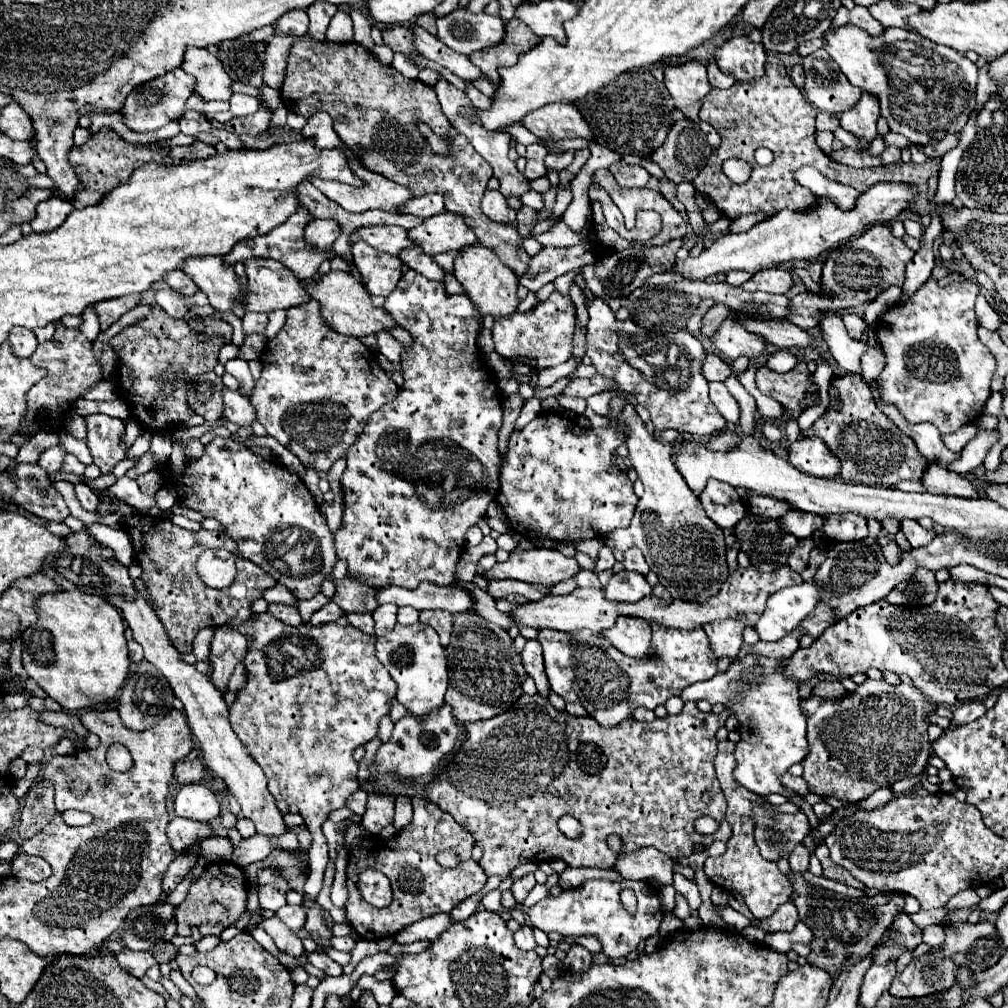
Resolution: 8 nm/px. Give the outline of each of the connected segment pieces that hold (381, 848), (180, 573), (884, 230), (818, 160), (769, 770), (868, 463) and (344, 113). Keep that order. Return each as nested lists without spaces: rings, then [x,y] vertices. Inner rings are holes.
[[[413,797],[411,805],[413,805],[413,821],[401,831],[397,831],[391,839],[381,839],[379,835],[373,835],[373,839],[367,837],[359,843],[357,849],[349,851],[349,865],[347,865],[349,899],[345,911],[349,923],[363,939],[393,937],[395,933],[413,925],[415,921],[421,921],[437,913],[449,913],[459,901],[463,901],[469,895],[475,895],[487,883],[485,871],[477,861],[471,859],[473,837],[469,835],[469,831],[463,829],[449,813],[441,811],[435,803],[429,803],[423,797]],[[449,847],[455,849],[461,857],[461,863],[455,869],[445,869],[435,861],[435,855]],[[365,867],[375,867],[389,877],[393,885],[393,903],[389,907],[377,909],[359,895],[355,881],[357,873]]]
[[[129,513],[121,521],[121,529],[129,535],[133,545],[133,557],[143,569],[143,583],[147,587],[147,593],[155,605],[155,611],[165,625],[175,649],[179,653],[191,653],[193,651],[193,639],[195,635],[213,625],[213,619],[217,619],[219,625],[227,625],[231,621],[243,623],[251,617],[251,603],[263,595],[265,589],[275,585],[275,579],[263,571],[261,567],[255,567],[255,563],[243,559],[237,551],[235,541],[217,531],[187,531],[177,525],[173,525],[169,519],[163,517],[151,517],[145,513]],[[209,547],[221,547],[227,549],[237,557],[237,575],[229,589],[211,589],[207,587],[195,573],[195,561],[201,551]]]
[[[873,225],[861,237],[857,237],[855,241],[847,241],[843,247],[831,251],[831,255],[827,257],[821,281],[821,287],[827,291],[827,295],[815,295],[811,291],[795,295],[785,319],[801,329],[813,329],[815,325],[819,325],[821,311],[839,311],[869,303],[891,285],[903,285],[905,265],[911,261],[913,255],[915,253],[901,239],[895,239],[891,235],[889,227]]]
[[[769,53],[767,57],[767,69],[765,75],[751,81],[737,81],[729,89],[711,89],[705,99],[699,113],[701,121],[707,121],[715,127],[715,131],[721,135],[721,145],[713,155],[709,157],[705,169],[695,179],[695,189],[701,193],[707,193],[713,205],[721,209],[723,215],[737,219],[745,213],[769,213],[775,215],[783,209],[791,211],[803,211],[815,205],[817,195],[811,195],[811,191],[799,187],[793,179],[793,171],[801,165],[813,165],[829,179],[835,179],[843,185],[853,185],[857,191],[867,191],[873,183],[879,181],[897,181],[897,183],[913,183],[919,187],[919,199],[913,205],[913,209],[921,215],[925,211],[935,213],[937,205],[933,201],[927,201],[927,179],[931,175],[939,173],[939,161],[927,159],[925,163],[893,163],[893,165],[881,165],[873,169],[851,169],[847,165],[835,163],[829,159],[815,143],[815,107],[807,103],[803,93],[791,83],[791,77],[787,75],[781,59],[775,53]],[[757,147],[767,147],[773,151],[775,159],[771,165],[763,167],[757,165],[753,159],[753,151]],[[725,159],[745,159],[753,165],[751,179],[745,185],[733,185],[721,165]]]
[[[749,655],[747,659],[739,661],[739,663],[731,663],[729,671],[727,673],[717,673],[713,679],[709,681],[699,681],[699,683],[693,683],[691,687],[685,687],[681,691],[681,699],[683,701],[709,701],[711,705],[715,703],[723,703],[727,709],[733,709],[735,717],[739,719],[739,733],[741,733],[741,741],[737,743],[737,749],[735,749],[735,757],[737,757],[737,769],[735,769],[735,779],[749,791],[757,793],[757,795],[769,795],[769,793],[783,793],[783,795],[789,795],[789,799],[793,803],[797,803],[807,817],[813,815],[813,809],[809,803],[805,803],[797,793],[793,791],[787,791],[781,781],[779,781],[779,775],[785,773],[793,763],[801,763],[805,759],[805,753],[807,753],[807,739],[805,739],[805,717],[799,709],[799,683],[797,681],[791,681],[783,675],[783,667],[781,667],[781,659],[767,659],[767,657],[759,657],[755,659],[755,655]]]
[[[859,375],[835,377],[833,385],[831,385],[831,397],[839,399],[841,411],[835,411],[833,401],[831,401],[831,407],[823,413],[823,417],[819,417],[803,435],[823,439],[827,443],[827,447],[841,459],[841,473],[839,475],[843,481],[865,483],[865,485],[895,485],[895,483],[905,481],[905,479],[919,481],[923,477],[923,471],[929,465],[929,463],[925,463],[927,459],[923,459],[923,455],[919,453],[915,443],[911,443],[911,439],[907,439],[907,435],[903,435],[903,431],[899,431],[899,427],[895,427],[875,407],[875,401],[871,399],[871,389]]]
[[[297,39],[289,49],[287,77],[281,97],[287,109],[297,115],[311,117],[317,111],[329,113],[341,141],[353,153],[363,151],[357,155],[361,165],[411,189],[413,199],[427,193],[441,193],[445,197],[445,211],[461,215],[475,231],[479,245],[495,251],[495,255],[517,277],[525,273],[531,257],[521,249],[523,239],[517,229],[503,223],[491,223],[479,207],[487,181],[493,177],[491,165],[487,165],[485,159],[467,143],[465,135],[451,127],[439,107],[433,87],[419,79],[399,75],[391,65],[381,65],[373,53],[359,43],[319,43]],[[419,121],[429,125],[435,135],[449,139],[451,153],[435,153],[419,133]]]

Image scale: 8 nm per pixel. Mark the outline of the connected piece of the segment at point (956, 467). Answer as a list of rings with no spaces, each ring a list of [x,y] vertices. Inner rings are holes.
[[[975,421],[975,425],[977,425],[977,435],[965,445],[965,449],[961,451],[961,457],[947,467],[949,471],[955,471],[955,473],[959,473],[959,475],[969,473],[971,469],[975,469],[975,467],[979,467],[979,465],[983,463],[987,451],[995,445],[995,441],[997,441],[997,431],[989,431],[989,433],[987,433],[987,431],[983,431],[983,429],[979,427],[977,421]]]

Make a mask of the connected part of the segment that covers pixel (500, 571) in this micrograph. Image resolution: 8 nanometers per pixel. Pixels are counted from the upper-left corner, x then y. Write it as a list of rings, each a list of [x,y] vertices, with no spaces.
[[[527,549],[513,551],[505,563],[495,563],[489,571],[483,571],[485,579],[519,579],[525,583],[543,583],[553,587],[579,573],[575,557],[565,557],[555,549]]]

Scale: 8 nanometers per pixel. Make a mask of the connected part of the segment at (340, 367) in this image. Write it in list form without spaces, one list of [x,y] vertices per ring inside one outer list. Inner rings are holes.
[[[315,301],[287,309],[287,321],[283,329],[273,339],[265,341],[259,359],[263,363],[263,373],[255,383],[253,395],[249,397],[257,419],[267,429],[267,435],[275,437],[283,447],[297,455],[305,467],[323,473],[329,471],[329,467],[341,455],[345,455],[351,443],[355,443],[369,415],[381,405],[389,403],[397,391],[397,385],[379,365],[375,351],[367,349],[357,337],[345,337],[331,331],[323,319],[319,319],[319,305]]]

